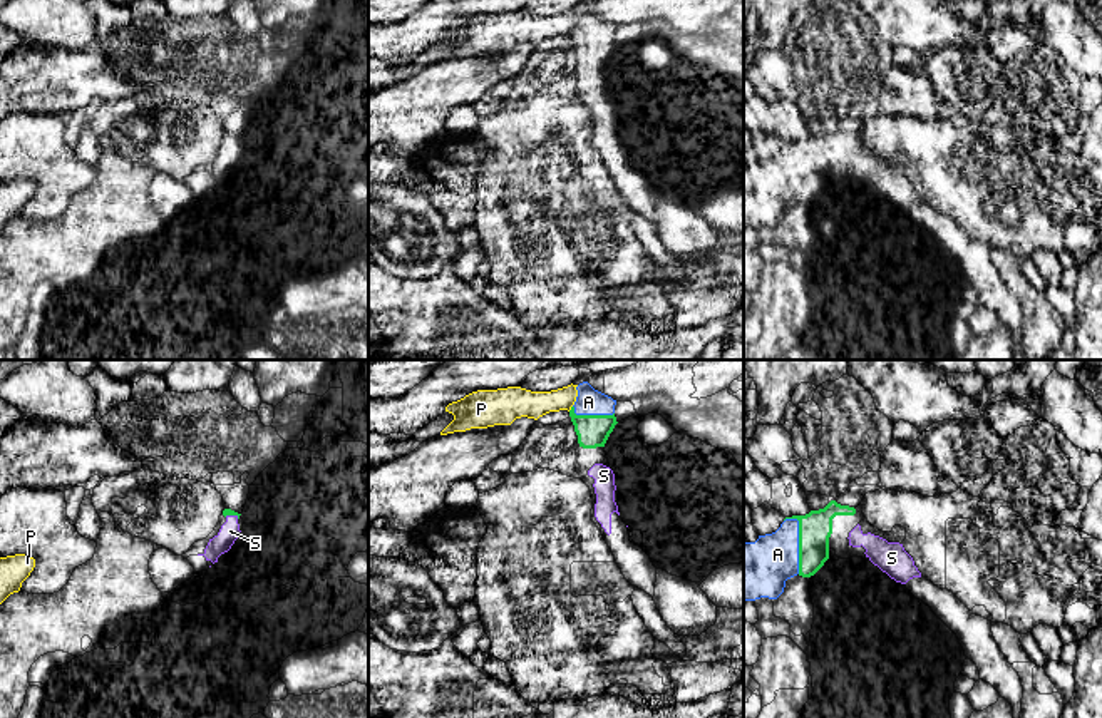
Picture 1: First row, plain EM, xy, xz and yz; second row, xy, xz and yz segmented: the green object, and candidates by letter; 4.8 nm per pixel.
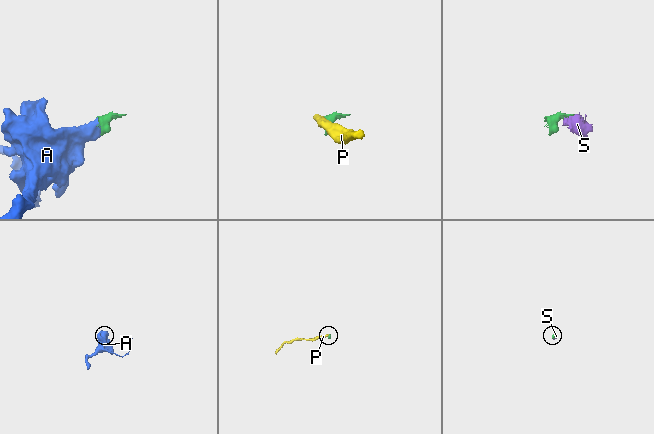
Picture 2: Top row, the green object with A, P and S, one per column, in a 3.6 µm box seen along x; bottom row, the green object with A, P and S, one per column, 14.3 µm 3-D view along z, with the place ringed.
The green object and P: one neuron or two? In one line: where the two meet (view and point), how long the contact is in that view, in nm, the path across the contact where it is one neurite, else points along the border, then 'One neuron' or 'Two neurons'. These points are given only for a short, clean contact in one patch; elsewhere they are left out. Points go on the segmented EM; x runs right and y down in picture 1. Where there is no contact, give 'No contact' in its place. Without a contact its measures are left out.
Touches green at xz (571, 409). Shared border 40 nm. Boundary: xz (571, 405), (568, 410). Two neurons

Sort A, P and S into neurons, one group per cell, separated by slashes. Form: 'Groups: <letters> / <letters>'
Groups: A S / P

